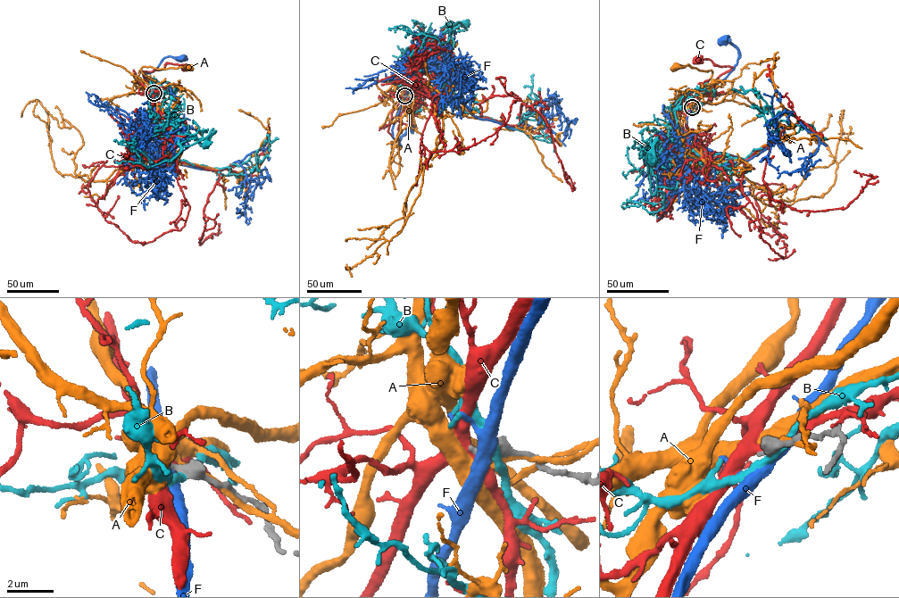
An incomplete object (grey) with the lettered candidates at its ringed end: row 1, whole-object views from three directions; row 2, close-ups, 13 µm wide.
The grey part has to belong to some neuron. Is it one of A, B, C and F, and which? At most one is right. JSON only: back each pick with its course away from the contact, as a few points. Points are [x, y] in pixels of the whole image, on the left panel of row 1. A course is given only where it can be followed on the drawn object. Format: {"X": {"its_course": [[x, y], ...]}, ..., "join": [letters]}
{"join": []}

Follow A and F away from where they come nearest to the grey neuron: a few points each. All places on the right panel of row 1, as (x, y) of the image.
A: (692, 107), (689, 105), (695, 93), (712, 72), (687, 65), (676, 66)
F: (693, 107), (702, 91), (725, 78), (736, 63), (737, 49), (722, 40)

